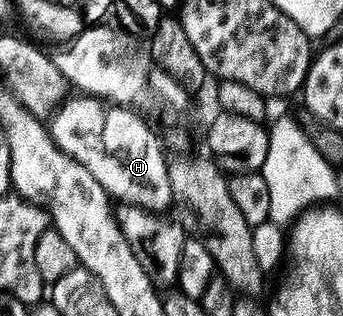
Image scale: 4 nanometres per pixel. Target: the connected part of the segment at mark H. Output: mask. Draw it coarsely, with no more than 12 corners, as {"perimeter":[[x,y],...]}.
{"perimeter":[[72,96],[48,131],[109,198],[173,199],[161,138],[131,107]]}

